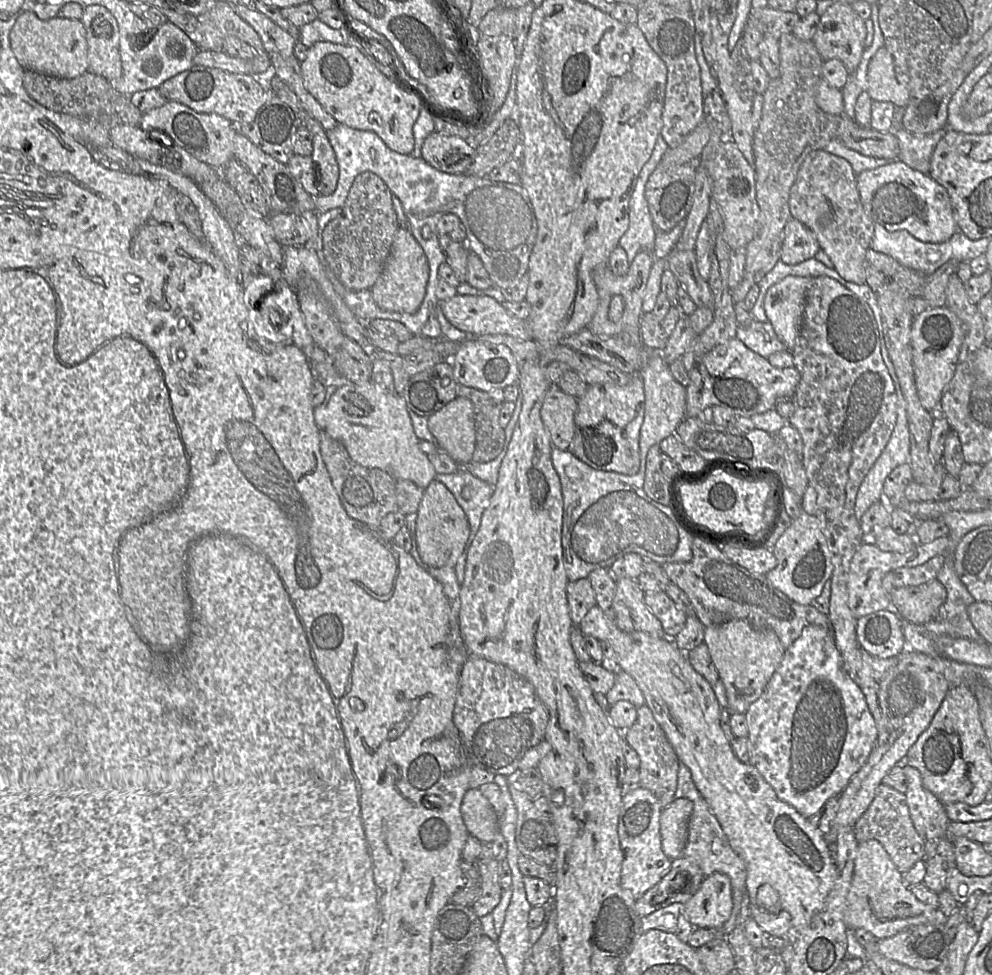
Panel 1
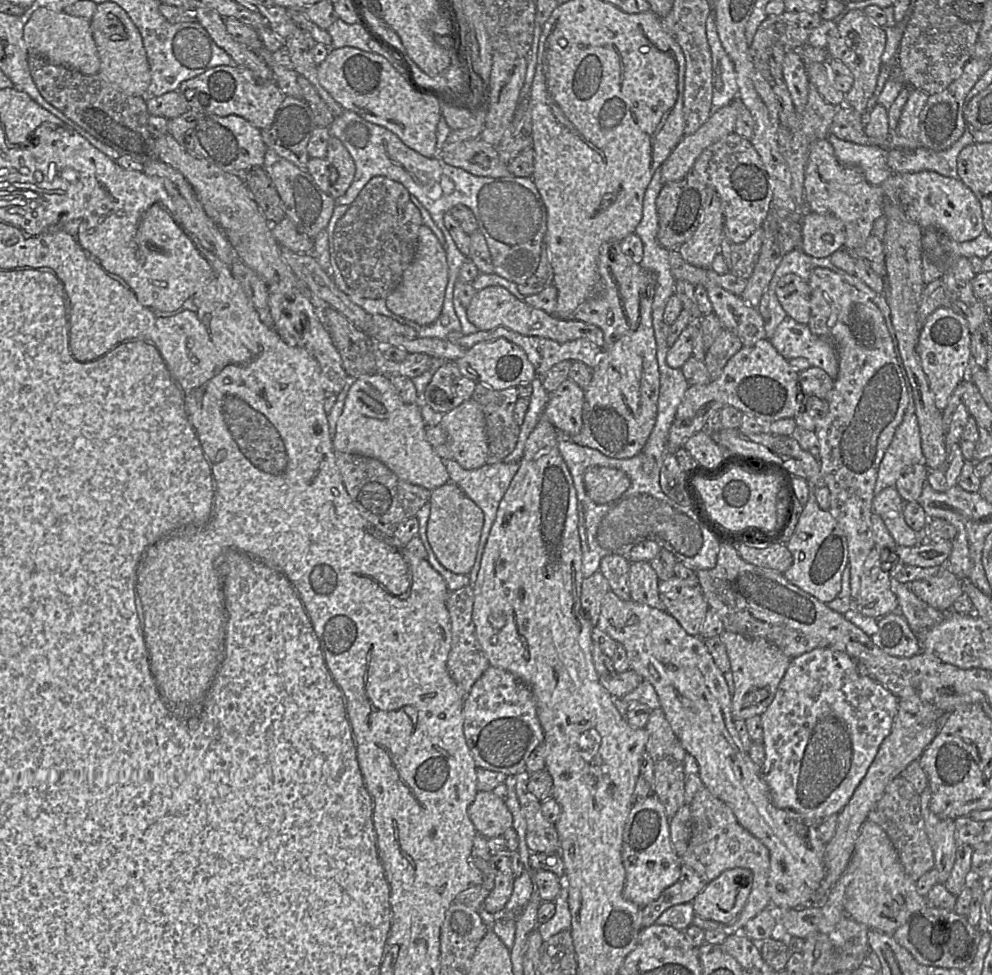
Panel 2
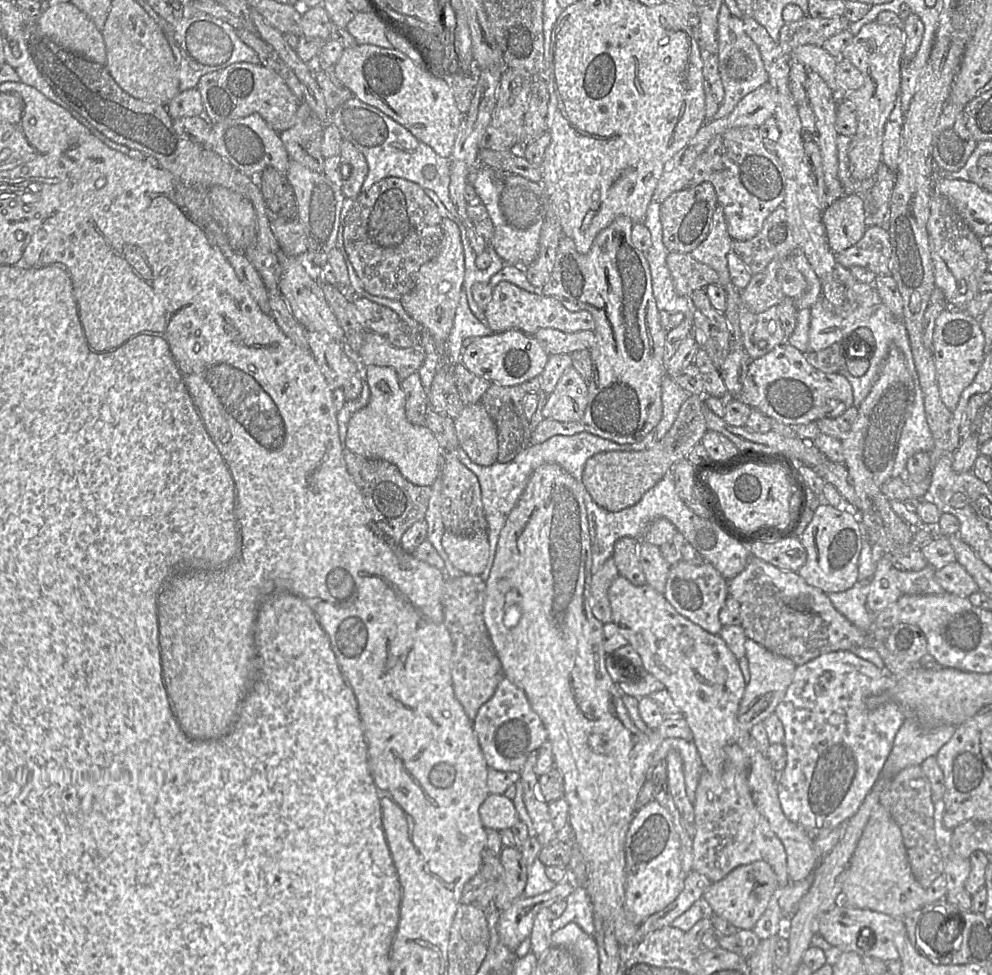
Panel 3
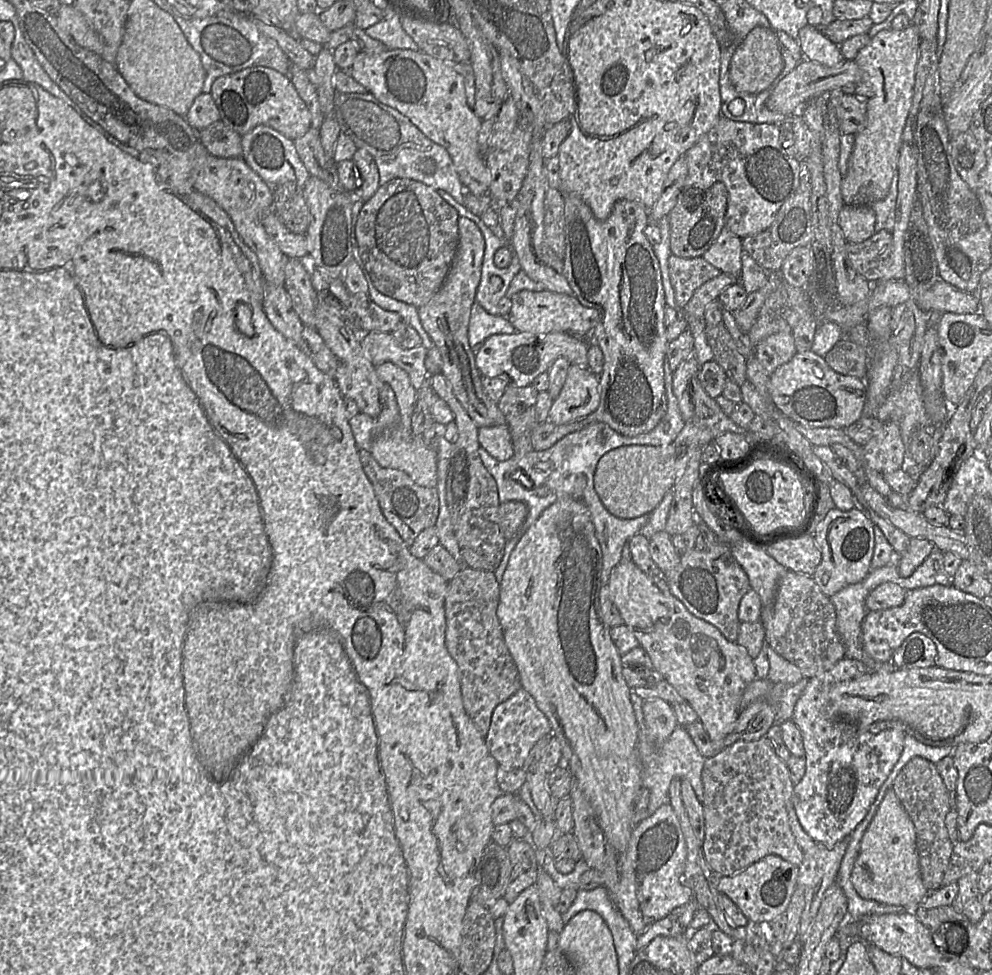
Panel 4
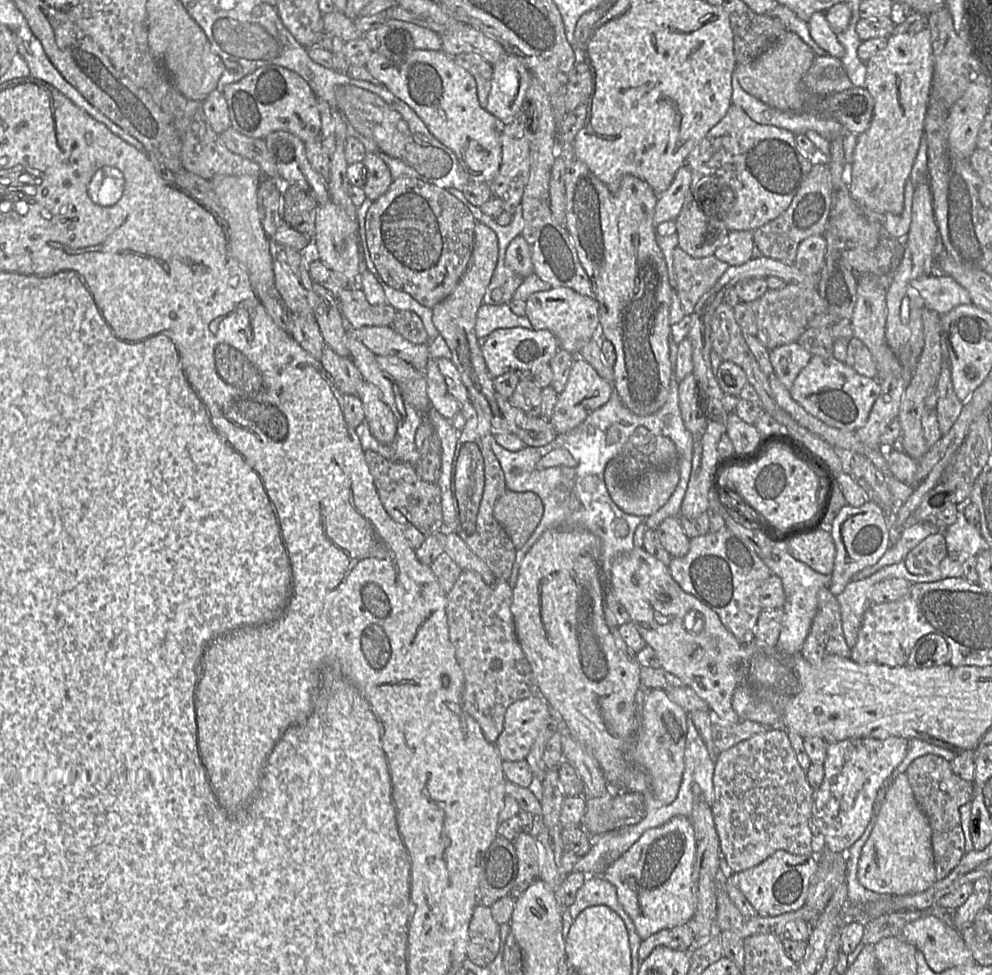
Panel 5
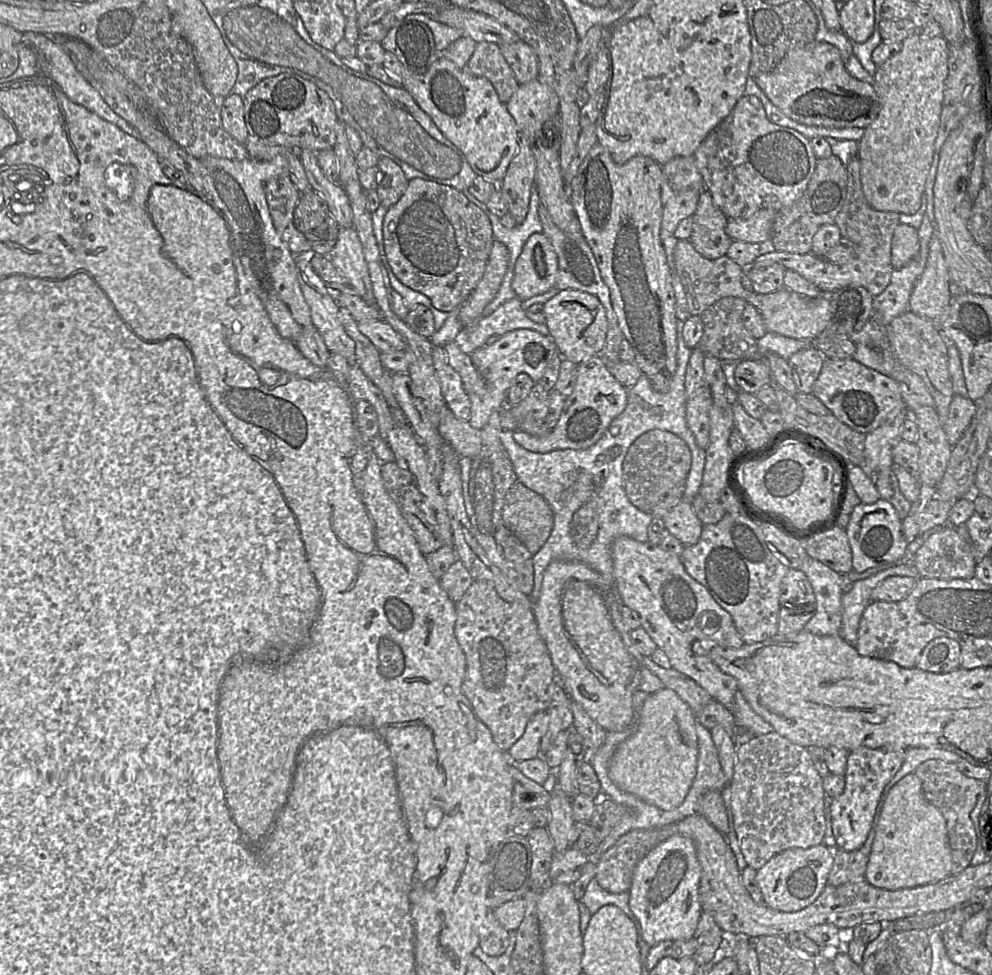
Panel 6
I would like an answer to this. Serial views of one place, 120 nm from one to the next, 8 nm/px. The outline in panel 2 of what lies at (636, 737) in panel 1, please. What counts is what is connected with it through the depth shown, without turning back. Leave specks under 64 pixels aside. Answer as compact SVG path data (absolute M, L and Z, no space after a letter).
M661 709L652 711L645 729L649 734L645 752L652 758L654 764L652 794L660 800L668 817L671 818L686 804L684 798L684 761L687 753Z

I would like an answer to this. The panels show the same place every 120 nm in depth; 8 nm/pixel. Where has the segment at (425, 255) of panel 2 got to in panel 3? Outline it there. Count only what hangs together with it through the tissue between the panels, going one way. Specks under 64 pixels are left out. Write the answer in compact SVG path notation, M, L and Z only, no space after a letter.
M449 217L442 219L443 240L435 257L423 264L411 291L400 298L404 310L437 342L444 345L448 339L463 286L465 253L459 225Z

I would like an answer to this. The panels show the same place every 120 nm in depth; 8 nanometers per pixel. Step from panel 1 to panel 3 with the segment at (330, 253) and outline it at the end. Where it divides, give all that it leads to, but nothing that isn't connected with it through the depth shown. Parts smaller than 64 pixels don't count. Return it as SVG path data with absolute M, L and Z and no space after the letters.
M399 177L383 178L373 184L368 190L362 191L356 198L354 198L353 204L345 220L340 223L336 248L343 252L346 263L351 264L364 289L368 293L391 300L400 300L403 295L413 289L420 267L430 261L438 253L444 236L442 219L438 206L420 185Z

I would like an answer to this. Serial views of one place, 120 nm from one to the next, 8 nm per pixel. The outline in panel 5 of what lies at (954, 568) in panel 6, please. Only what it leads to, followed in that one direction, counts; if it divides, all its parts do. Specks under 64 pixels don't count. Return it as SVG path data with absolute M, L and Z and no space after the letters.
M936 532L918 543L904 558L907 570L914 575L930 574L939 568L947 554L945 534Z

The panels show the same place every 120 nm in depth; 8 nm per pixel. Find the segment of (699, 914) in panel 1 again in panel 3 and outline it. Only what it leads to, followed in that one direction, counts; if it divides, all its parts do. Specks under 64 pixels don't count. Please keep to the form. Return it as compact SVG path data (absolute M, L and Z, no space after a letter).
M756 861L741 865L723 879L713 882L704 892L701 901L712 914L729 921L737 929L752 930L767 909L777 888L777 877L771 866L764 861Z

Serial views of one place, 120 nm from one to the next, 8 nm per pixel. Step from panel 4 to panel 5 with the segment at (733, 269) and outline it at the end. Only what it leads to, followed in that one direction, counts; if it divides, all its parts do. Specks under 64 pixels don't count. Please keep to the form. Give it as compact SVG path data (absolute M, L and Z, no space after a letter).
M729 231L726 241L713 256L730 266L739 266L752 259L754 247L751 232Z

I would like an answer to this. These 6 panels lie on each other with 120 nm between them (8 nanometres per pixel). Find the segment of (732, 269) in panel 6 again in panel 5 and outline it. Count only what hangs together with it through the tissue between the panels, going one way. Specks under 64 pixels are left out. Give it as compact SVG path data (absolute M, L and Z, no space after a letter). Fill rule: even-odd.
M678 246L673 251L673 266L676 292L686 316L692 314L698 300L730 267L714 256L693 258ZM787 283L783 288L768 289L761 297L749 302L757 326L757 339L769 350L796 342L816 316L826 312L826 306L814 286Z

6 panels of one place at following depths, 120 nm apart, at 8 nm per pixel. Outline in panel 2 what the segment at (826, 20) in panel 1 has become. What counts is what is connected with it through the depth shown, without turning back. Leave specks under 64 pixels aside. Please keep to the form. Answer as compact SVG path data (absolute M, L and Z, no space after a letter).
M847 9L837 20L837 33L828 42L826 51L830 59L846 64L853 75L853 85L845 94L845 105L853 107L862 117L866 126L869 112L878 104L876 89L883 67L882 56L886 48L886 28L878 25L863 10Z

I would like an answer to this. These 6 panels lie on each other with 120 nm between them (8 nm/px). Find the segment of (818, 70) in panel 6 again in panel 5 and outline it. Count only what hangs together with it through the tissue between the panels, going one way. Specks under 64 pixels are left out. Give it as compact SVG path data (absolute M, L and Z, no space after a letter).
M786 31L759 57L749 63L737 65L734 75L745 92L773 108L787 112L816 113L834 119L851 133L862 134L872 121L872 95L865 87L852 87L827 95L815 94L803 82L815 57L813 49L797 34Z

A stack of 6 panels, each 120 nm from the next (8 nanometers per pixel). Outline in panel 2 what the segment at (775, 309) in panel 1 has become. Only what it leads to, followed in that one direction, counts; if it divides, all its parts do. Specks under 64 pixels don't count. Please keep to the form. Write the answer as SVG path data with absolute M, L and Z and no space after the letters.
M786 274L777 283L775 295L788 317L800 324L808 324L810 319L808 281L796 274Z

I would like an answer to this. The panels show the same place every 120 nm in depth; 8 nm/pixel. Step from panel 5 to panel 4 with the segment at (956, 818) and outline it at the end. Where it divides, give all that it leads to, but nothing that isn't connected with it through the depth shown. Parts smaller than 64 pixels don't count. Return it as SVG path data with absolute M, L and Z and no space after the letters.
M919 756L902 768L891 787L914 823L923 883L928 892L935 891L942 886L954 848L945 825L945 818L951 810L950 792L936 764Z

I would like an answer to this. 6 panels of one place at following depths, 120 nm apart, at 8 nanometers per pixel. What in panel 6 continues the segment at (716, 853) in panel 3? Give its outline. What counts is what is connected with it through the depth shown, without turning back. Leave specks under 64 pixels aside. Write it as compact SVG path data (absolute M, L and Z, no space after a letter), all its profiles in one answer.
M776 732L755 736L737 747L733 777L721 793L729 814L729 827L735 832L747 866L758 870L786 849L823 845L827 825L827 797L822 780L807 749Z

